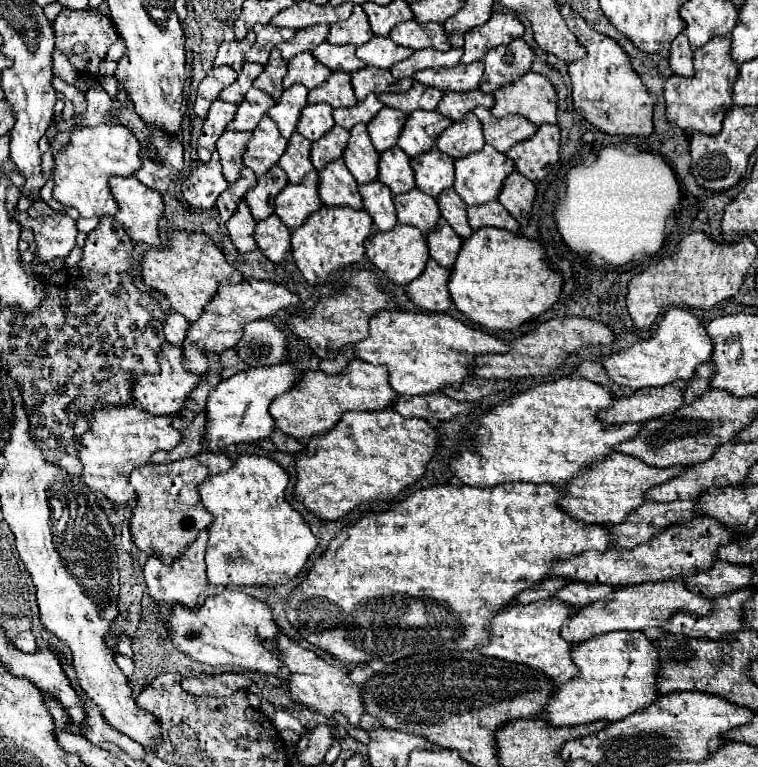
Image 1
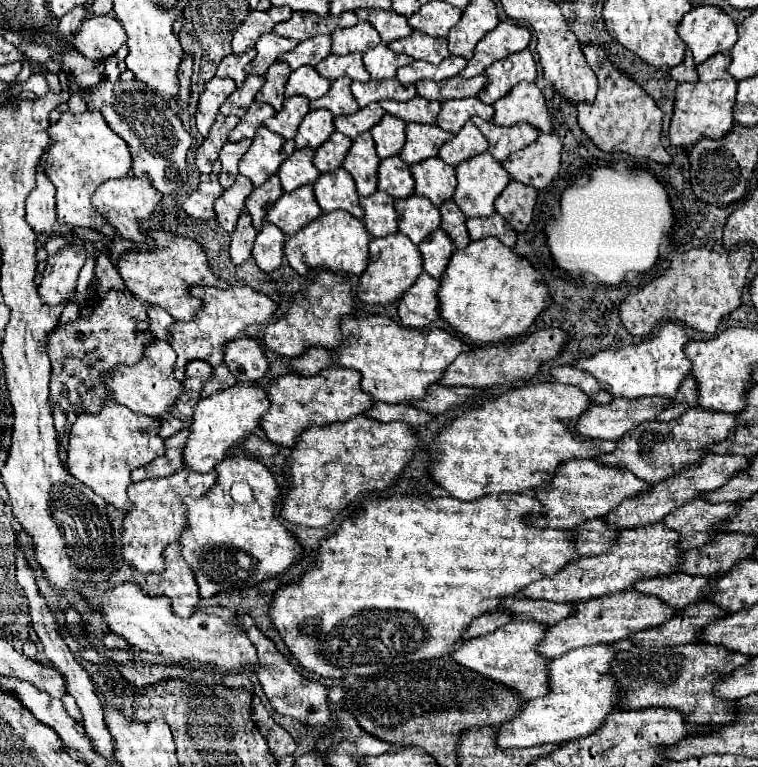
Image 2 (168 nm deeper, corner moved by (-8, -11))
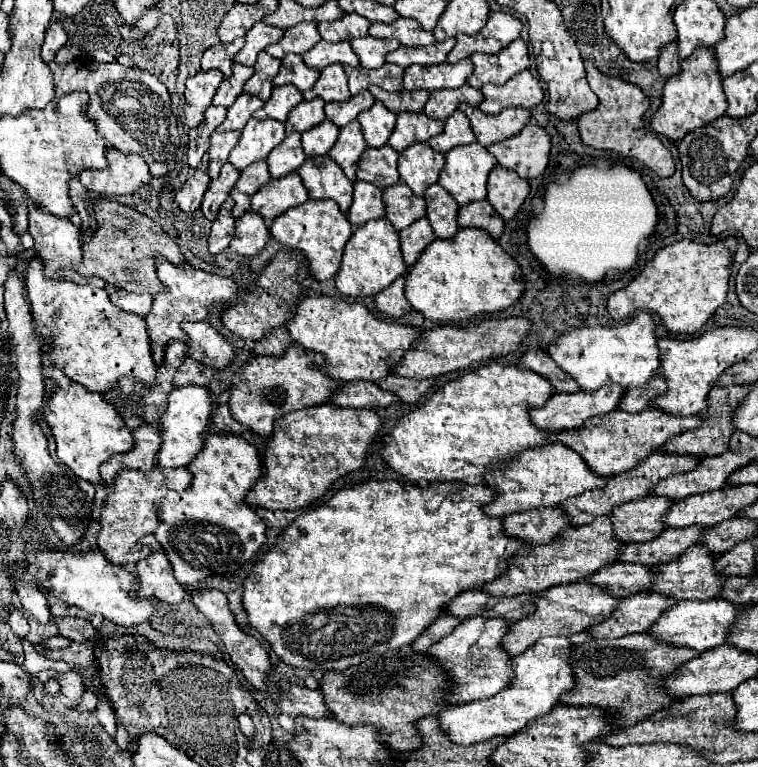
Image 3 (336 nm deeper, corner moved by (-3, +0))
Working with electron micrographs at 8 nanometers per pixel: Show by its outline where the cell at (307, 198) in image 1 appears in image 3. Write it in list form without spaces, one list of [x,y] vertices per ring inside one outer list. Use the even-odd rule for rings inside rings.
[[[292,172],[280,180],[270,180],[252,196],[252,210],[258,212],[266,222],[272,222],[292,206],[308,202],[308,190],[300,180],[298,172]]]

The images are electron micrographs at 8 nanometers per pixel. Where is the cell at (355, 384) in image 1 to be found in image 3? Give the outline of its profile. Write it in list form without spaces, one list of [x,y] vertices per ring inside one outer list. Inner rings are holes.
[[[294,344],[284,356],[254,356],[240,372],[232,378],[230,392],[230,412],[234,420],[246,424],[252,432],[262,438],[270,438],[274,432],[274,422],[282,414],[292,410],[302,410],[314,404],[326,404],[342,386],[338,380],[328,378],[324,372],[324,356],[318,352],[308,352],[304,346]]]

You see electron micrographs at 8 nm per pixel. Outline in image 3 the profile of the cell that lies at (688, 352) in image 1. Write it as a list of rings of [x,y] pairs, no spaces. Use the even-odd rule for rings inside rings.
[[[642,312],[634,316],[628,324],[616,328],[592,326],[568,330],[554,344],[550,344],[546,352],[586,392],[594,392],[610,380],[628,388],[646,386],[646,382],[650,382],[650,378],[660,372],[658,338],[654,328],[654,318],[648,312]]]

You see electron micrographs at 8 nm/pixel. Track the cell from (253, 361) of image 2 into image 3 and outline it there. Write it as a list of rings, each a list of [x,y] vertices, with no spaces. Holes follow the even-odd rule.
[[[186,322],[182,328],[190,336],[188,348],[194,360],[218,370],[228,368],[236,360],[236,348],[210,322]]]

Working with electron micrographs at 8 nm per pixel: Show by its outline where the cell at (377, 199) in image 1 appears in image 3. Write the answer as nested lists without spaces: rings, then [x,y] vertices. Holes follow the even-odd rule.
[[[362,180],[354,182],[354,202],[348,210],[348,220],[354,226],[362,226],[370,220],[384,216],[386,216],[386,204],[382,202],[382,190]]]

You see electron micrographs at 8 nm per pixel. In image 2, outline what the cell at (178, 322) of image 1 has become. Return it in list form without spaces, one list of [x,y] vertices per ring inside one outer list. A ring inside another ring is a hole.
[[[149,307],[149,321],[151,321],[151,333],[157,339],[167,339],[167,325],[171,325],[173,317],[161,307]]]

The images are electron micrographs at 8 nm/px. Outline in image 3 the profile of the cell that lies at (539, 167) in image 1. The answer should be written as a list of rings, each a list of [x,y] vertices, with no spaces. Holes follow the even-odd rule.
[[[528,124],[520,134],[488,146],[488,152],[496,156],[502,168],[514,170],[520,178],[530,180],[546,170],[550,148],[548,132],[542,126]]]

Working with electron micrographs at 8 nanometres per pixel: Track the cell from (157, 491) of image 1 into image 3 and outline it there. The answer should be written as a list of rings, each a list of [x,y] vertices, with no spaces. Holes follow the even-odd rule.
[[[154,466],[148,472],[142,470],[122,470],[114,478],[114,490],[110,492],[106,506],[100,514],[100,536],[98,546],[106,554],[106,558],[112,564],[132,564],[136,560],[142,560],[148,556],[150,548],[142,546],[140,540],[146,534],[152,534],[158,526],[158,502],[168,494],[168,490],[182,492],[190,486],[192,474],[188,468],[162,468]]]

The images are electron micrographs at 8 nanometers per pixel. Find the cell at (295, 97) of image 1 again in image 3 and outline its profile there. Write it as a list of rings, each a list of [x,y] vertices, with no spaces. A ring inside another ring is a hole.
[[[278,86],[272,90],[272,98],[264,104],[264,108],[260,108],[258,112],[254,112],[252,116],[258,120],[264,118],[274,118],[278,122],[284,122],[286,116],[290,114],[290,110],[302,102],[302,92],[298,92],[296,86]]]

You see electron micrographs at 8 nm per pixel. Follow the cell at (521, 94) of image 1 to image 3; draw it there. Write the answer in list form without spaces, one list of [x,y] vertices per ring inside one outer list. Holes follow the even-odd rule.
[[[530,70],[516,74],[514,78],[510,78],[506,84],[500,86],[486,84],[482,86],[482,92],[484,92],[484,102],[480,104],[480,108],[486,114],[498,114],[510,106],[532,110],[544,98],[542,84],[530,74]]]

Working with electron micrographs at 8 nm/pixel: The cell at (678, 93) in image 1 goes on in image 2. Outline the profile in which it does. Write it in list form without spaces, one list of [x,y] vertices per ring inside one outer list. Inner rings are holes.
[[[711,55],[707,61],[697,65],[697,83],[679,83],[675,91],[675,113],[669,127],[669,141],[677,147],[695,145],[699,139],[719,139],[733,127],[733,103],[737,95],[735,79],[727,73],[729,55]]]

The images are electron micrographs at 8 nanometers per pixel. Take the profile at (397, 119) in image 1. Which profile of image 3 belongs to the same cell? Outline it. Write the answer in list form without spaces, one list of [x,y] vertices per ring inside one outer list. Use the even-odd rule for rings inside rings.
[[[374,102],[372,108],[358,116],[358,122],[362,126],[362,134],[368,146],[382,148],[388,144],[388,138],[396,126],[396,114],[388,110],[382,102]]]

